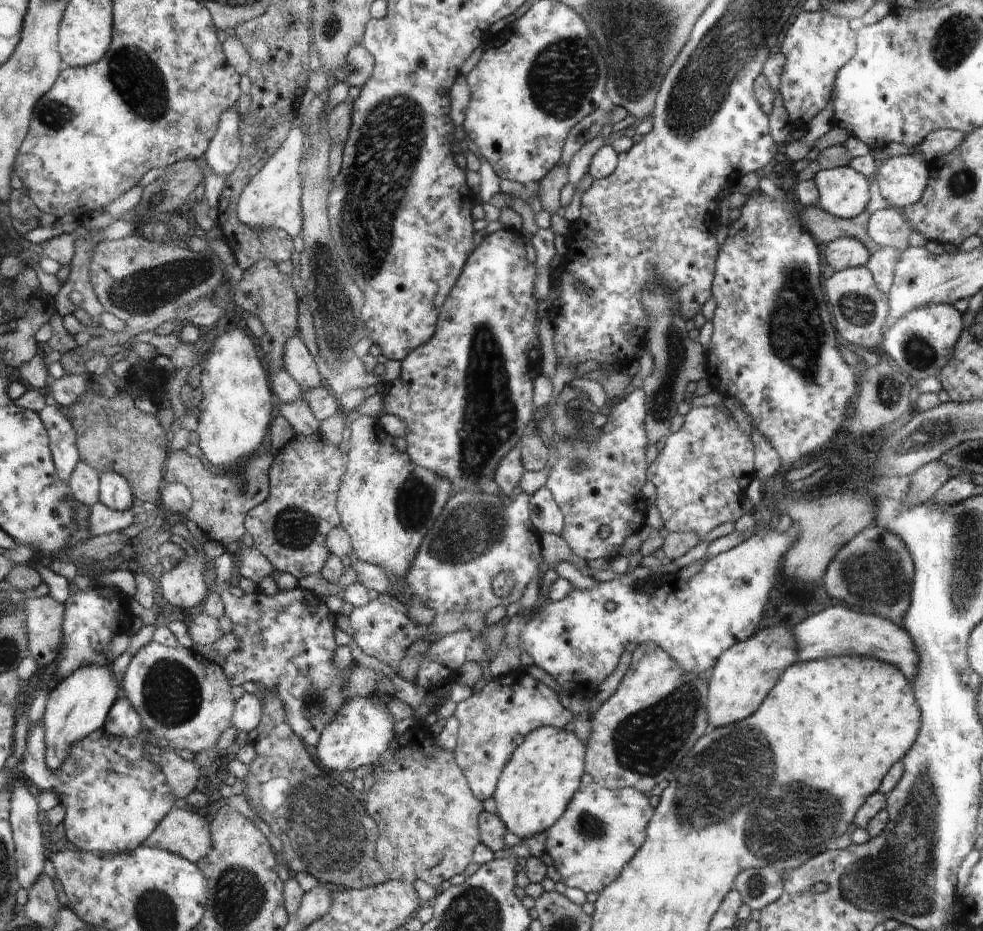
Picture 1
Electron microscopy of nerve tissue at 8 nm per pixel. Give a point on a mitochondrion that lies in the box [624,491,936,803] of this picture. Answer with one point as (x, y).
(879, 568)

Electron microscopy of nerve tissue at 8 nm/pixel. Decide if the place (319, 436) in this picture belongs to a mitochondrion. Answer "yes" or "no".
no

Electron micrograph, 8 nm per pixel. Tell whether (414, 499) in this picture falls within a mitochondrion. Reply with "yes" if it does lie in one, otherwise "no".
yes

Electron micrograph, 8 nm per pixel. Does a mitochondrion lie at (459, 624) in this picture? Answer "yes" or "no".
no

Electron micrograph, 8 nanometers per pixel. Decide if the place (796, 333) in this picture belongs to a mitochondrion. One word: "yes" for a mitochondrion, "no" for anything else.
yes

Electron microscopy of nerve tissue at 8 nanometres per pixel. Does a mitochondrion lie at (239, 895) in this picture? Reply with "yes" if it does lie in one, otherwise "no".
yes

